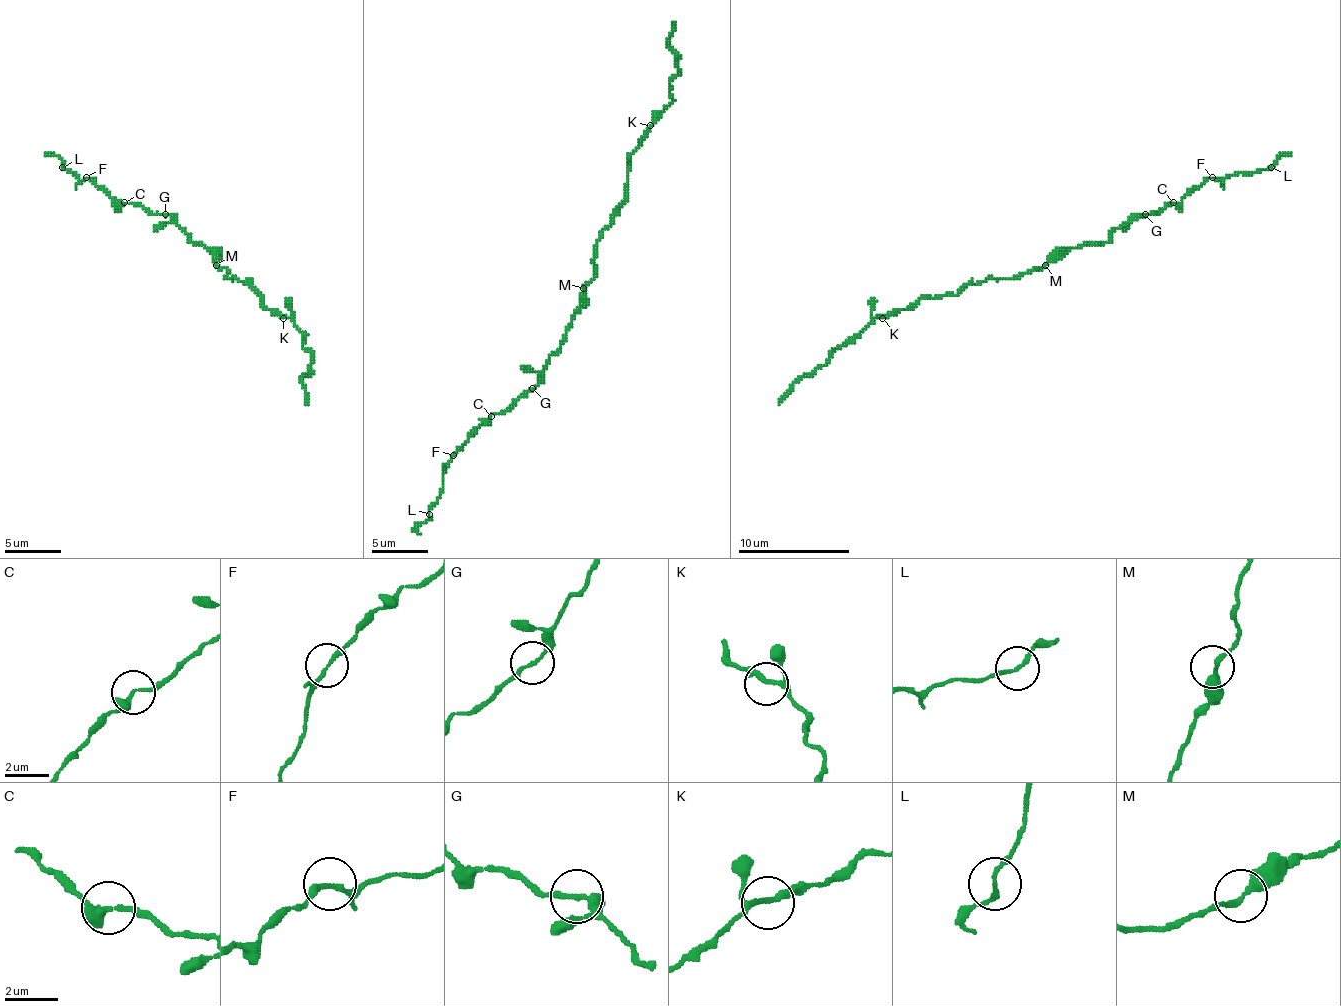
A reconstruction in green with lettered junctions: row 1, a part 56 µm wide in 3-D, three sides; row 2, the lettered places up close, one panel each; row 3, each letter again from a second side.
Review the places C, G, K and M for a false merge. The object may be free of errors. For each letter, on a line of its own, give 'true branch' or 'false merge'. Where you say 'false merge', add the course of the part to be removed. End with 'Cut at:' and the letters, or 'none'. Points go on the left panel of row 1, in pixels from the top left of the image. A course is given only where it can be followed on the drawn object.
C: true branch
G: true branch
K: true branch
M: true branch
Cut at: none

